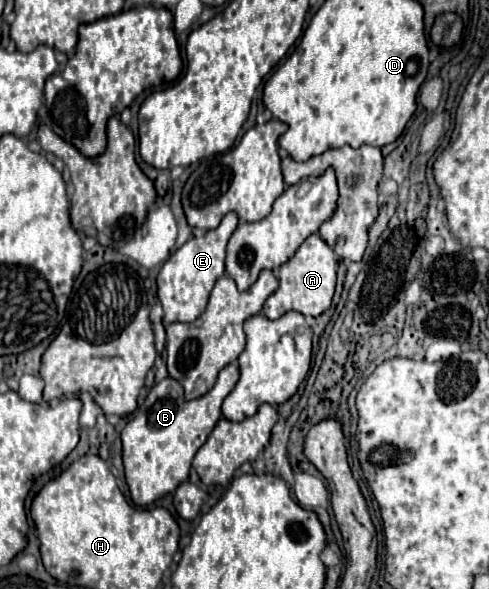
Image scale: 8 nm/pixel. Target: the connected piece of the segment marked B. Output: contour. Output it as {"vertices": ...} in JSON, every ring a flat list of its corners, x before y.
{"vertices":[[231,362,219,372,215,386,205,396,199,396,195,400,185,400,183,386,169,376,149,390,135,418,129,420,121,432,125,480,135,504,147,506,157,498,173,492,181,482,189,478,191,460,215,428,221,416,221,404,225,396,235,388,237,380,239,364]]}

